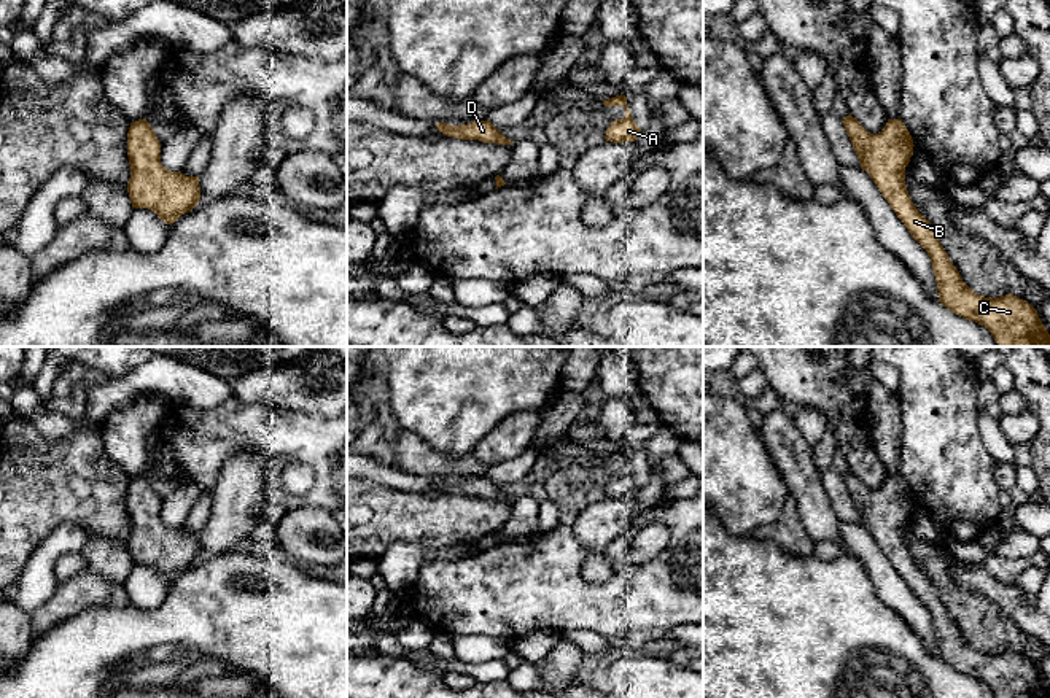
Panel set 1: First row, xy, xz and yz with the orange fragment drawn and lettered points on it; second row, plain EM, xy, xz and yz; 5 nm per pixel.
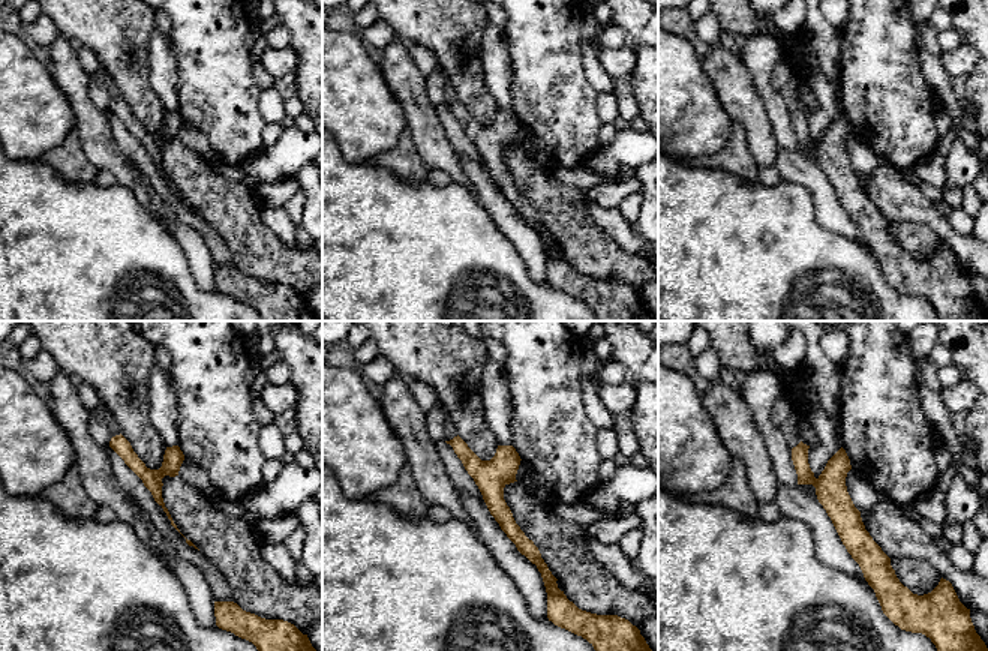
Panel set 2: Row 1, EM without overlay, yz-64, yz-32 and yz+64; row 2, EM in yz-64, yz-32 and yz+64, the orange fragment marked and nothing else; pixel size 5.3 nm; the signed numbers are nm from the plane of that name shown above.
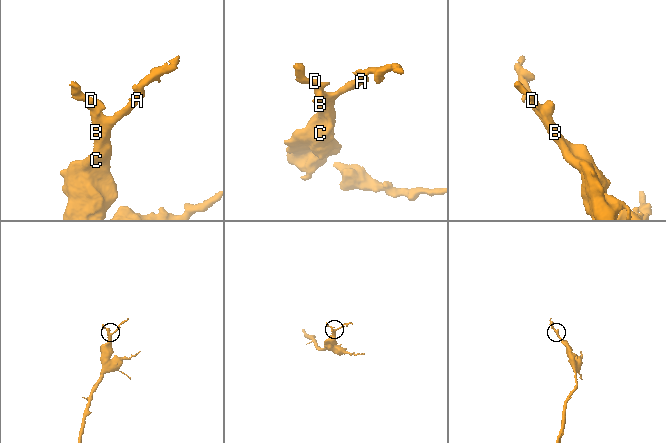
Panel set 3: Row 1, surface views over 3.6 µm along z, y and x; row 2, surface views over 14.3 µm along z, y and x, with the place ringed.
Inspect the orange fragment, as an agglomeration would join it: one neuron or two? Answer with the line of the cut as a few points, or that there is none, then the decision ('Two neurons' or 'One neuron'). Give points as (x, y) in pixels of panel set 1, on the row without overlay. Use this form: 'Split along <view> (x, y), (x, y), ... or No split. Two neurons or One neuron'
No split. One neuron

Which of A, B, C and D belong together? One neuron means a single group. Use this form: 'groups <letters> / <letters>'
groups A B C D

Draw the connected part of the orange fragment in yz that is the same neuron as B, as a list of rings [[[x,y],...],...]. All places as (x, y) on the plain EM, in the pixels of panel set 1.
[[[851,471],[842,477],[861,525],[873,536],[910,591],[928,607],[940,660],[985,682],[996,698],[1050,698],[1050,690],[1031,660],[1013,650],[985,653],[962,638],[940,601],[937,588],[908,552],[905,523],[913,512],[915,501],[902,475],[888,475],[883,487],[875,491]]]

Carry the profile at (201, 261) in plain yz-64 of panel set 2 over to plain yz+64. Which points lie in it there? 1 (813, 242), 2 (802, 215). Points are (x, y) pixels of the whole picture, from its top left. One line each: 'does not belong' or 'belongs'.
1: does not belong
2: does not belong

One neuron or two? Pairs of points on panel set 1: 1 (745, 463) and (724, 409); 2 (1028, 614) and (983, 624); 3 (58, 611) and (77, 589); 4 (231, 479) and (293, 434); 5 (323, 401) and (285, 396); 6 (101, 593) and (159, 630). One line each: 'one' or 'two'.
1: one
2: two
3: one
4: two
5: one
6: two

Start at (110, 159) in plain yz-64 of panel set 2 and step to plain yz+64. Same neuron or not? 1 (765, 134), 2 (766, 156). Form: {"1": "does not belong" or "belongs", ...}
{"1": "belongs", "2": "belongs"}

